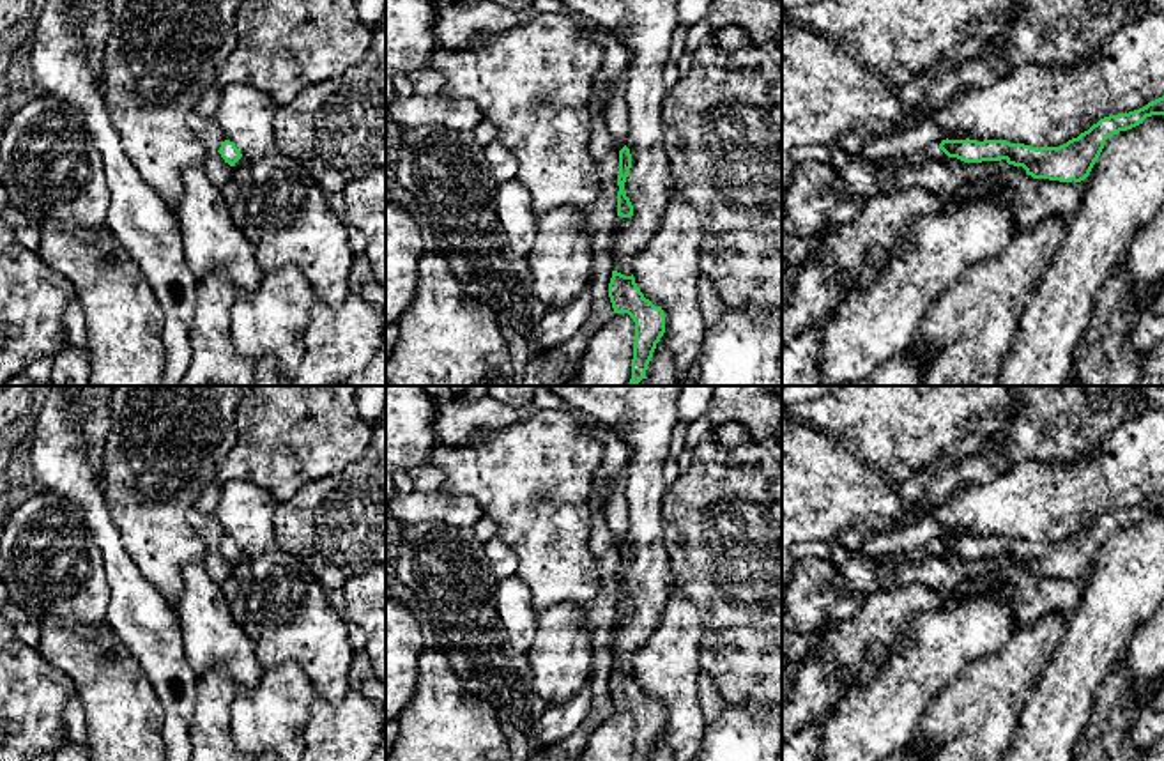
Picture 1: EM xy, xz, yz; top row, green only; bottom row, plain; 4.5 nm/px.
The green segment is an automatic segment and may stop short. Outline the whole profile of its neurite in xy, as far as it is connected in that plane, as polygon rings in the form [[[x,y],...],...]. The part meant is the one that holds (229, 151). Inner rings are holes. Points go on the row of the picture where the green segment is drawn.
[[[225,140],[218,150],[225,163],[234,168],[234,181],[241,195],[248,198],[253,191],[251,163],[241,154],[234,142]]]

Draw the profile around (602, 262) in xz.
[[[598,83],[589,99],[589,152],[600,173],[600,195],[587,211],[591,248],[591,313],[578,333],[566,343],[531,356],[520,386],[566,386],[589,340],[614,317],[609,283],[614,271],[610,234],[617,218],[619,149],[607,127],[605,96]]]

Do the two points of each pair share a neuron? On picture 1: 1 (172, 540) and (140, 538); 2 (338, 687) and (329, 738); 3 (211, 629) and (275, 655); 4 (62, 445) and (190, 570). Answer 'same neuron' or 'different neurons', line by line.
1: same neuron
2: different neurons
3: different neurons
4: different neurons

